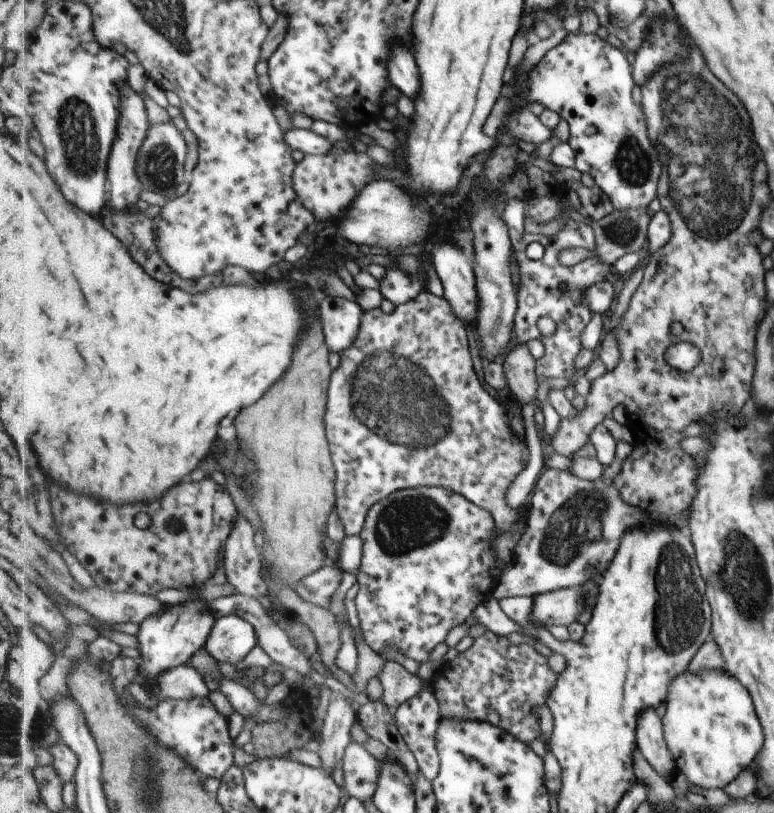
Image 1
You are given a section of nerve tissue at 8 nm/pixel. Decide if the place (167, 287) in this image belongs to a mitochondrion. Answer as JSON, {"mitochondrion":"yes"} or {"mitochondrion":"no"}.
{"mitochondrion":"no"}

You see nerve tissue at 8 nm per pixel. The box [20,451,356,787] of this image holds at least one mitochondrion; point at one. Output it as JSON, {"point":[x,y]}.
{"point":[160,513]}

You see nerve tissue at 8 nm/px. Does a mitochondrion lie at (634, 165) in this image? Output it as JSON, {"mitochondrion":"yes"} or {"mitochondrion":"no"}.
{"mitochondrion":"yes"}

